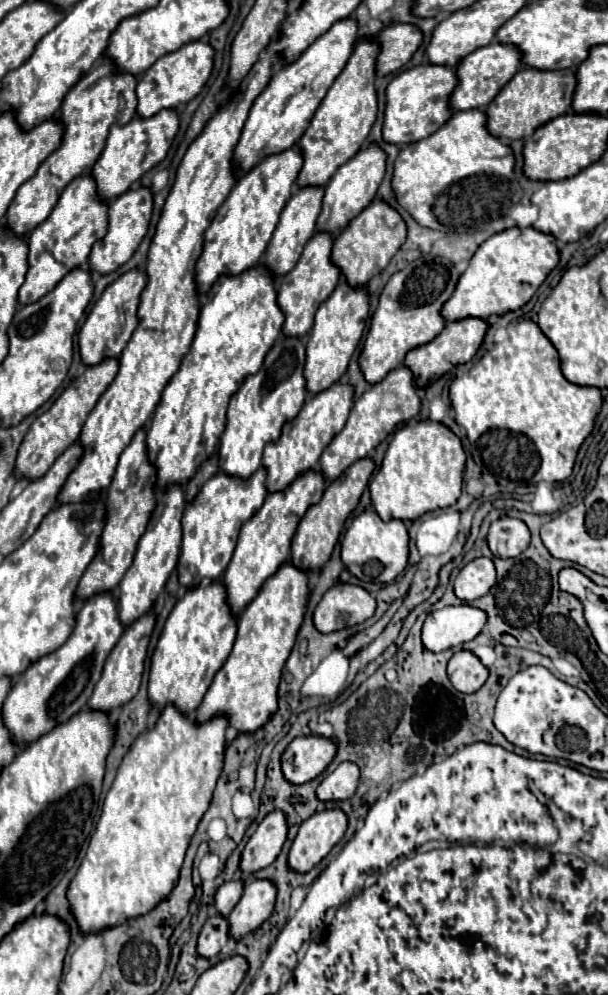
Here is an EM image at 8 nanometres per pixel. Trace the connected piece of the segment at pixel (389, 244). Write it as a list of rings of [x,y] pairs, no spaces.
[[[373,201],[359,217],[351,219],[351,225],[343,229],[335,237],[335,247],[333,247],[333,263],[341,269],[345,279],[351,285],[365,285],[375,277],[381,269],[387,267],[391,257],[401,249],[401,245],[407,239],[407,227],[403,217],[385,201]]]

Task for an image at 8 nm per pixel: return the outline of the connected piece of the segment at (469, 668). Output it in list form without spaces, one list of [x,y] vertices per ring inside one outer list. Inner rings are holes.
[[[457,651],[447,665],[447,675],[453,687],[461,693],[475,693],[487,681],[487,667],[471,653],[471,651]]]

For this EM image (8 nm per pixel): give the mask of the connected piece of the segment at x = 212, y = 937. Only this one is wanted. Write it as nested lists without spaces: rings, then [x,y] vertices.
[[[209,917],[207,923],[203,925],[199,933],[199,943],[197,943],[197,953],[205,959],[213,959],[221,947],[227,943],[227,919],[225,917]]]

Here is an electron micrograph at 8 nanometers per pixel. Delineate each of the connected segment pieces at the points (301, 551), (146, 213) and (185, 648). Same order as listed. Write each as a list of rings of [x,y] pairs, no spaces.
[[[363,457],[363,459],[355,461],[337,479],[333,479],[329,483],[329,487],[325,489],[321,501],[307,509],[305,517],[299,521],[297,533],[295,533],[293,543],[291,543],[291,561],[293,561],[293,565],[297,565],[301,569],[307,569],[307,571],[313,571],[317,567],[323,567],[329,561],[329,557],[333,553],[333,547],[339,541],[339,535],[345,527],[345,521],[351,515],[351,511],[357,507],[359,497],[361,497],[367,481],[369,481],[373,469],[375,469],[375,461],[371,457]]]
[[[137,185],[137,187],[129,189],[129,191],[125,191],[123,195],[119,195],[117,199],[113,199],[109,203],[109,231],[101,241],[97,241],[93,245],[91,255],[89,255],[91,271],[111,273],[119,265],[127,263],[129,257],[135,253],[135,249],[139,247],[141,239],[147,233],[151,211],[153,211],[153,191],[151,191],[151,187]]]
[[[203,581],[201,585],[187,589],[183,599],[167,617],[167,623],[151,657],[151,701],[159,707],[173,703],[183,713],[193,715],[213,681],[213,675],[221,669],[233,649],[237,621],[239,617],[233,615],[233,609],[227,603],[225,585],[221,581]]]

